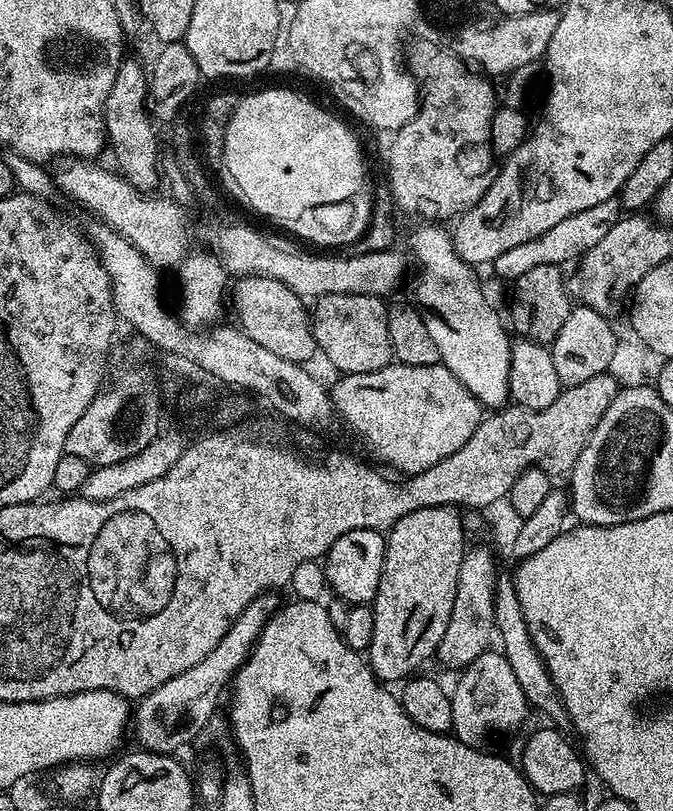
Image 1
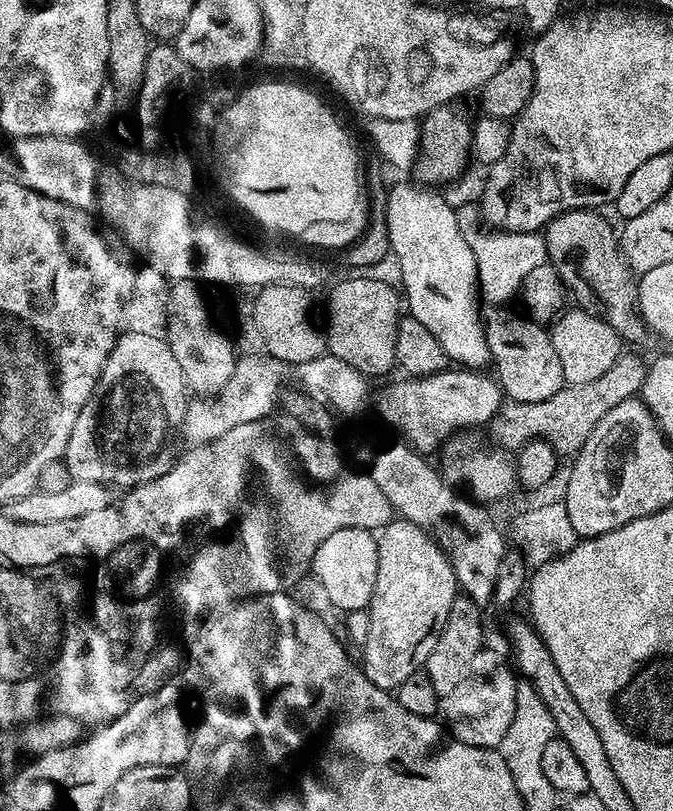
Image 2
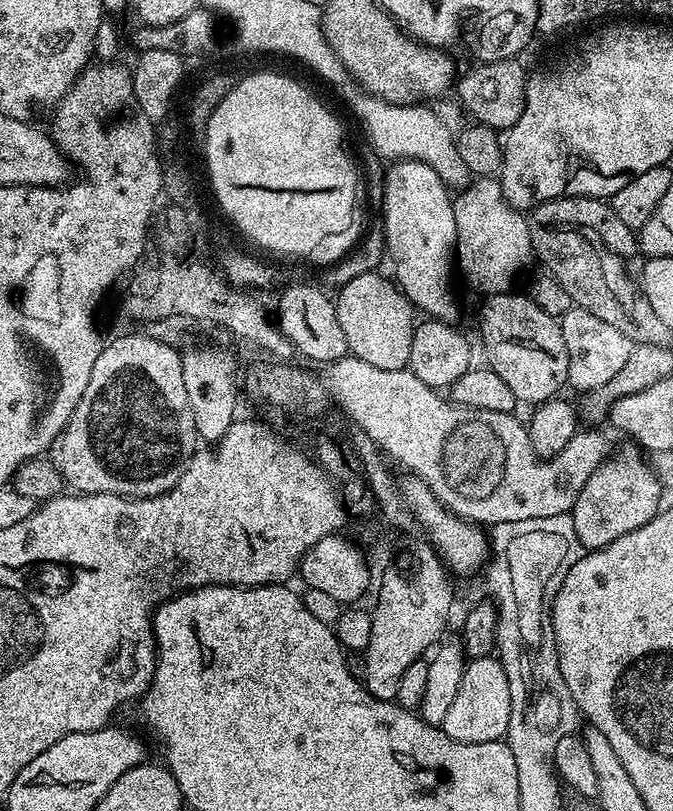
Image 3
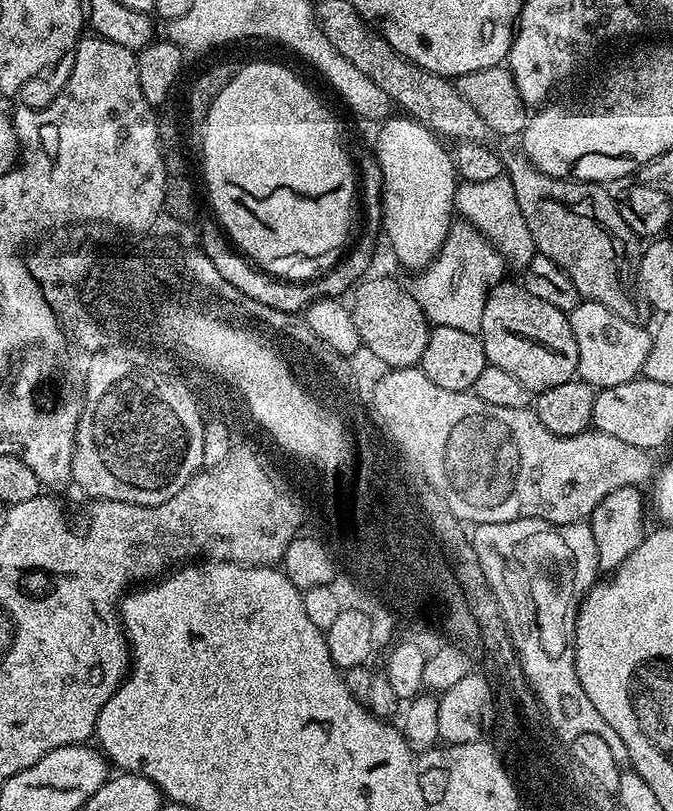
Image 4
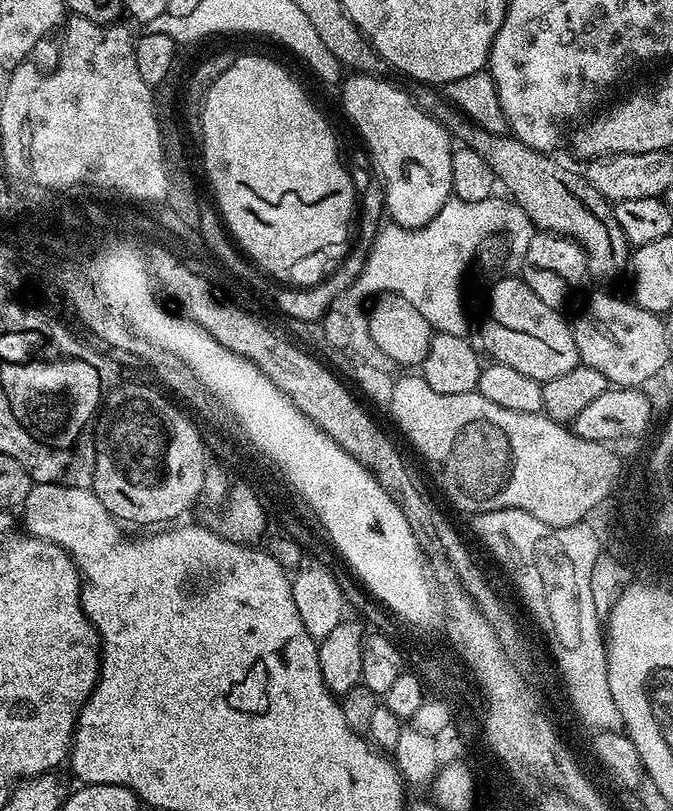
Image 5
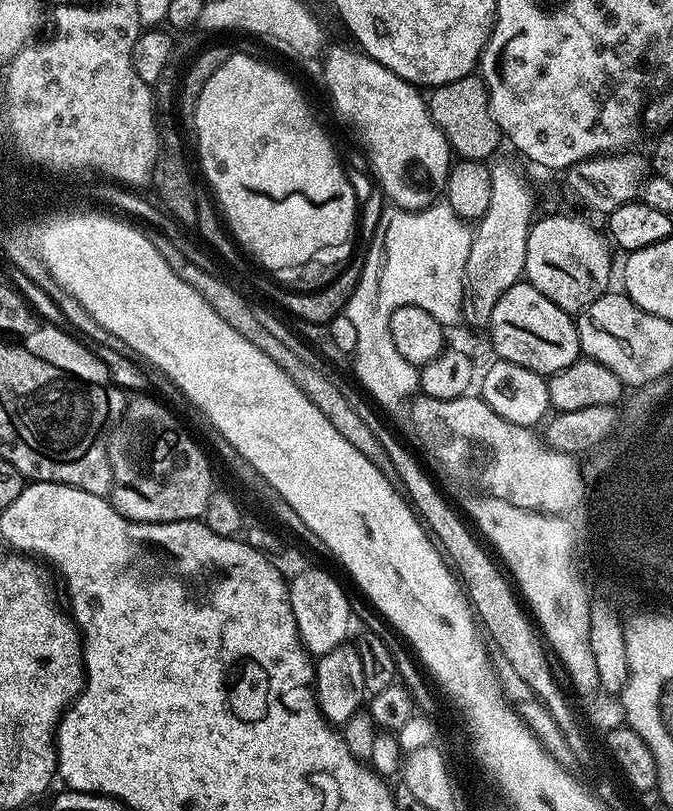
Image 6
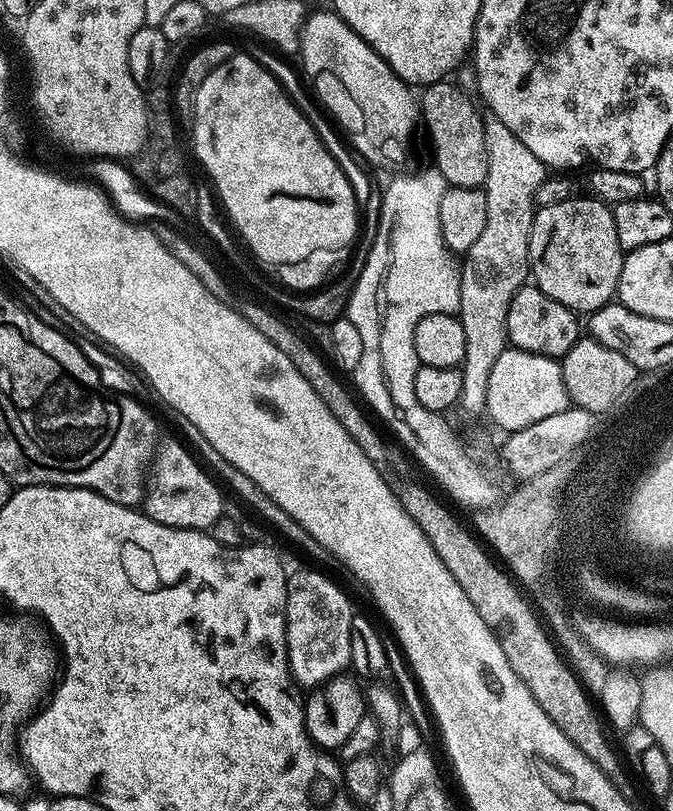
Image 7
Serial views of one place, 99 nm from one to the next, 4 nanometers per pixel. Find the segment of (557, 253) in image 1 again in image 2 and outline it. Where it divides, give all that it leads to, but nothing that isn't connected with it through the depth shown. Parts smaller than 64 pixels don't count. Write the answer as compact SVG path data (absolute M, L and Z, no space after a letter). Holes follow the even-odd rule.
M472 204L457 209L459 218L459 229L462 230L463 236L467 240L467 244L474 254L477 278L477 291L481 301L488 306L502 306L511 297L512 299L519 293L519 286L525 280L526 275L530 274L537 266L542 266L547 263L548 245L546 244L543 235L537 232L501 232L499 230L487 230L484 232L480 228L482 218L479 214L479 209Z

